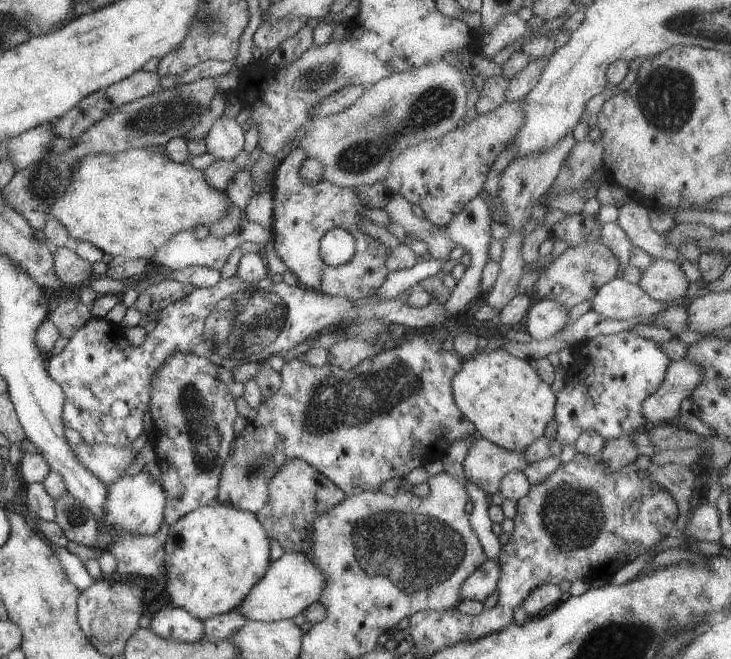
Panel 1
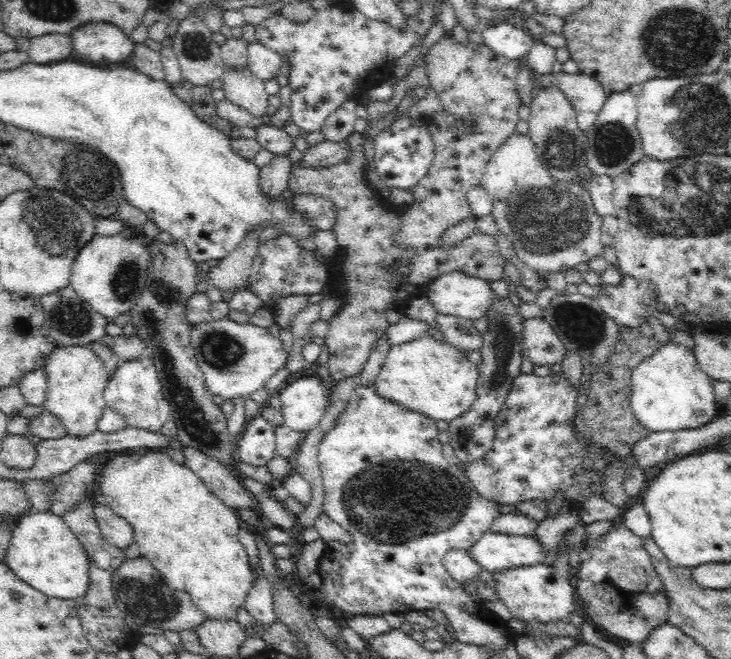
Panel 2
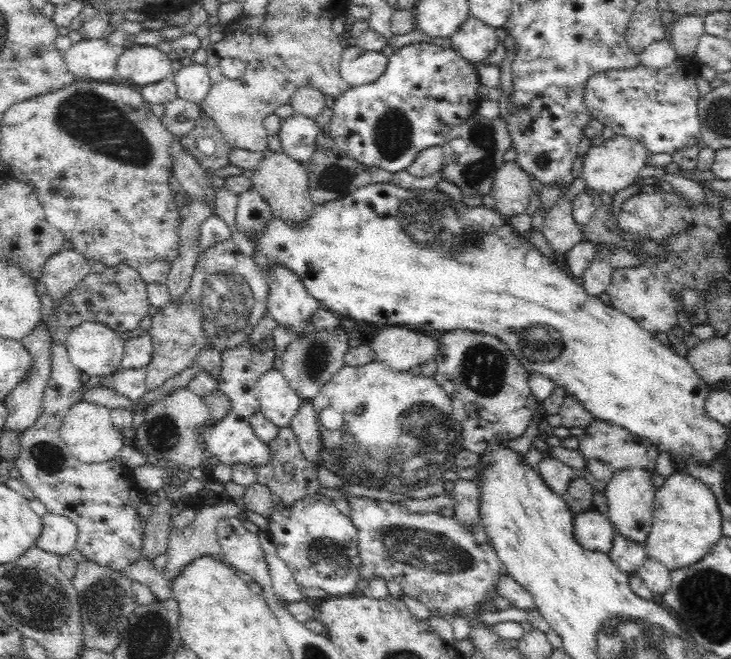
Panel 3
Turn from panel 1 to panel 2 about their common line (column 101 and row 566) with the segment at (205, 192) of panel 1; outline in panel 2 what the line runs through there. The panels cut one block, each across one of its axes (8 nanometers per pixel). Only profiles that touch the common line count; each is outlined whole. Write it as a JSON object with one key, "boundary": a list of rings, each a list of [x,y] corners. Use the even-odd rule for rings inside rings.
{"boundary":[[[136,449],[134,454],[114,456],[100,476],[102,476],[100,490],[104,497],[103,504],[130,524],[134,531],[133,543],[138,545],[140,556],[146,558],[160,572],[166,586],[172,592],[186,593],[192,605],[207,620],[237,622],[238,612],[245,608],[248,592],[255,581],[248,551],[238,539],[240,532],[238,511],[223,504],[198,475],[187,466],[173,462],[166,452]]]}

